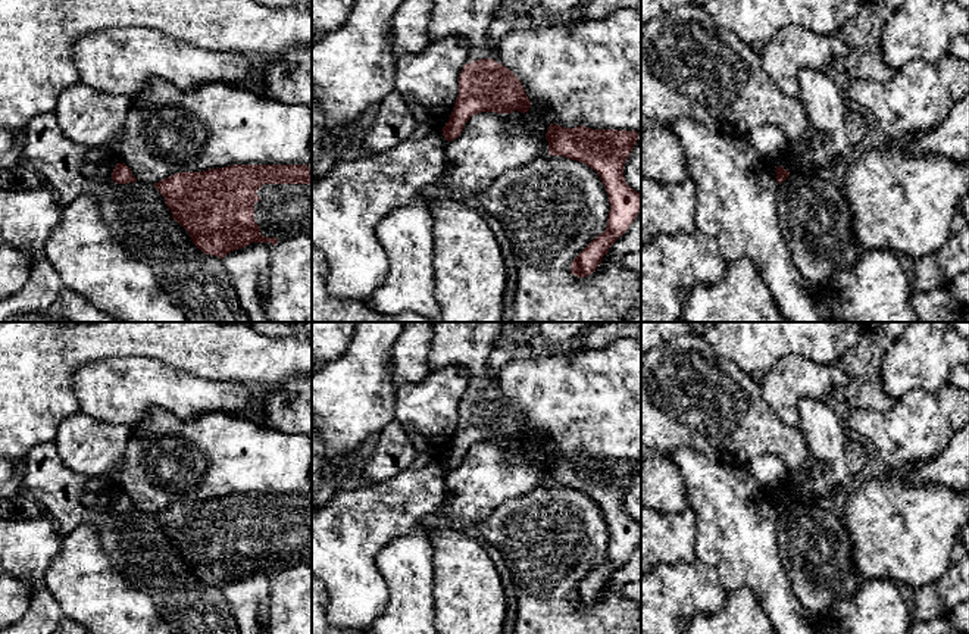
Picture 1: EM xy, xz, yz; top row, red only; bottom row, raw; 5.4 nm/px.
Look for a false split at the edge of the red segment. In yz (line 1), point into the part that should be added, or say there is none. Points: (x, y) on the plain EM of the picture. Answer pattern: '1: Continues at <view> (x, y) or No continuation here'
1: No continuation here

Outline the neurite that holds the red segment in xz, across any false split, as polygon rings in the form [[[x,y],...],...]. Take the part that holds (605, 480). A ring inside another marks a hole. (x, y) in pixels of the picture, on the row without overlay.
[[[551,453],[546,462],[548,482],[578,490],[597,502],[606,516],[610,540],[606,560],[571,593],[578,608],[591,605],[610,575],[626,562],[641,540],[641,524],[623,506],[623,494],[638,469],[637,460],[565,457]]]

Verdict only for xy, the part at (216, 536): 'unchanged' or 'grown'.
grown

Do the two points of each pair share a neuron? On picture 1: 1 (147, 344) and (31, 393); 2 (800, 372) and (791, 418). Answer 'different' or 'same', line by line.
1: same
2: same

